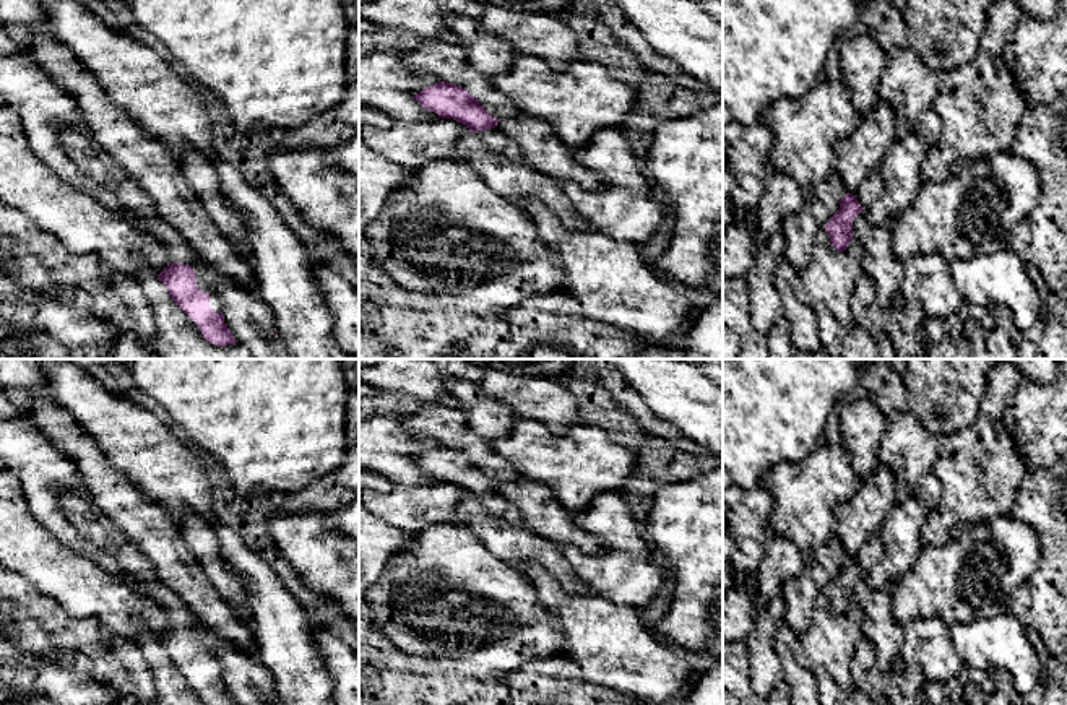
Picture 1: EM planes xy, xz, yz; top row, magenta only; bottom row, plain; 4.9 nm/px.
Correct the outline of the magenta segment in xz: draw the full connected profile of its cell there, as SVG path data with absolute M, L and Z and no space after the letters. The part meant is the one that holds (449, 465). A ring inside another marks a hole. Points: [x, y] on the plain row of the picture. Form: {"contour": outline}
{"contour": "M438 445L417 456L414 463L438 481L453 482L466 489L471 495L477 495L479 504L489 517L515 526L525 526L521 512L495 492L500 484L492 481L481 466L461 450Z"}

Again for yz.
{"contour": "M874 534L861 547L856 559L846 557L840 564L840 573L830 582L823 591L828 596L832 609L845 616L853 603L853 585L862 575L867 573L875 564L883 559L883 543L880 534Z"}

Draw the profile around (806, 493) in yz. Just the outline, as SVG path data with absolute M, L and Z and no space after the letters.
M822 440L802 461L783 461L775 465L762 479L773 494L775 507L770 520L771 531L791 541L802 554L807 565L819 547L827 547L835 536L833 510L849 500L861 487L861 478L851 466L845 445Z

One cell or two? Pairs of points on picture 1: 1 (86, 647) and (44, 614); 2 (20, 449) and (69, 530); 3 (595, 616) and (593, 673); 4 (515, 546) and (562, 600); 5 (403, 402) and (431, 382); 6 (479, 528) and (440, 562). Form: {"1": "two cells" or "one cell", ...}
{"1": "one cell", "2": "one cell", "3": "one cell", "4": "two cells", "5": "two cells", "6": "two cells"}

